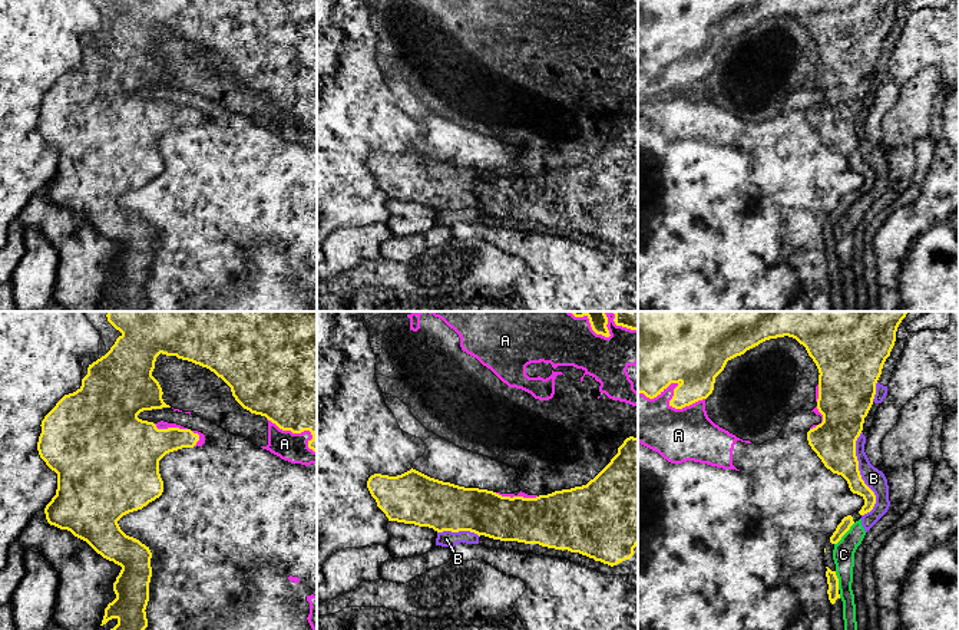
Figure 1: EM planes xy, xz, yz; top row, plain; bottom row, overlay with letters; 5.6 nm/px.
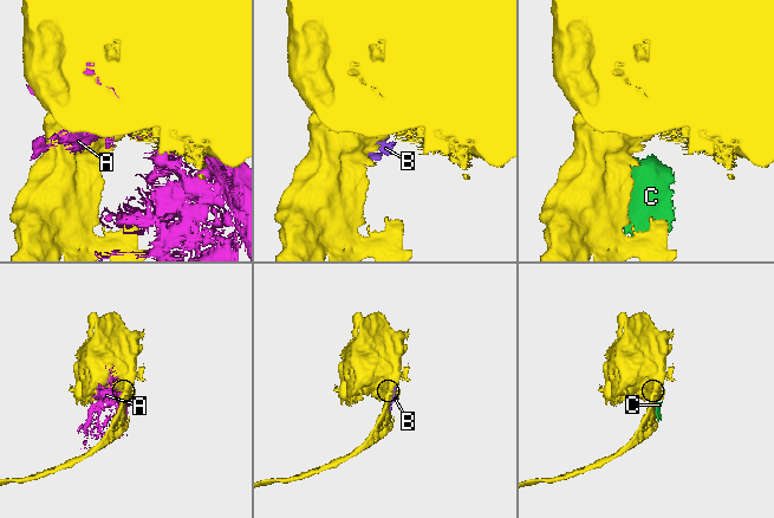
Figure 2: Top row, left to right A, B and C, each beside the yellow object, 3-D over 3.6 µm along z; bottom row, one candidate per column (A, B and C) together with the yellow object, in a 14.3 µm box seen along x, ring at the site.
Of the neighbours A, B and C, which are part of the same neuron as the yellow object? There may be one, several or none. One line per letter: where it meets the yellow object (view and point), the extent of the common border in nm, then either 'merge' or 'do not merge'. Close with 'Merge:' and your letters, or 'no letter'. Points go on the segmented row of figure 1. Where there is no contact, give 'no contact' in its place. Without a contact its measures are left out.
A: contact yz (674, 392); length 380 nm; do not merge
B: contact yz (860, 475); length 480 nm; do not merge
C: contact yz (845, 533); length 170 nm; do not merge
Merge: no letter

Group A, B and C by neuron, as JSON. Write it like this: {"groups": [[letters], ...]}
{"groups": [["A"], ["B", "C"]]}

